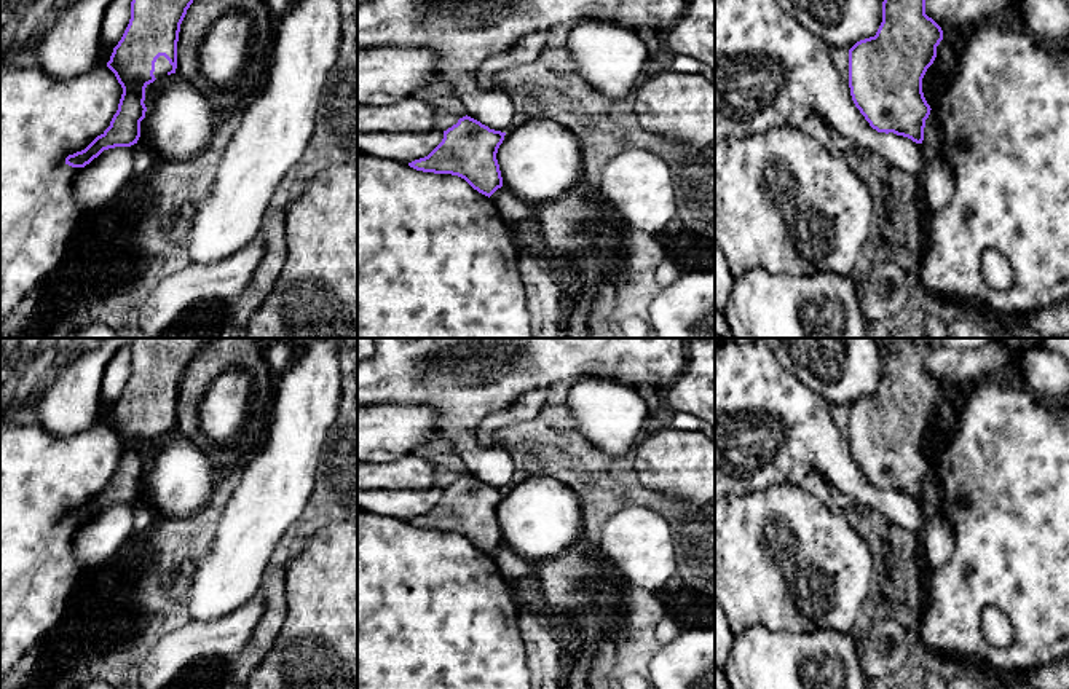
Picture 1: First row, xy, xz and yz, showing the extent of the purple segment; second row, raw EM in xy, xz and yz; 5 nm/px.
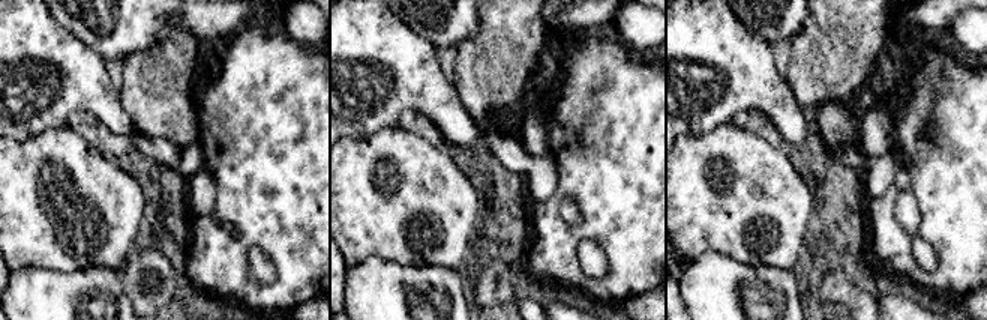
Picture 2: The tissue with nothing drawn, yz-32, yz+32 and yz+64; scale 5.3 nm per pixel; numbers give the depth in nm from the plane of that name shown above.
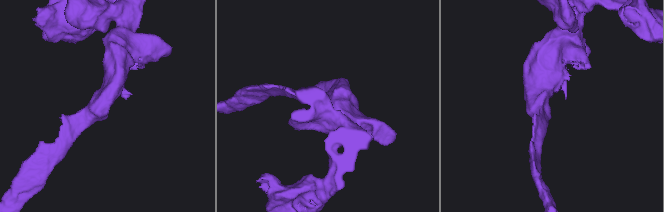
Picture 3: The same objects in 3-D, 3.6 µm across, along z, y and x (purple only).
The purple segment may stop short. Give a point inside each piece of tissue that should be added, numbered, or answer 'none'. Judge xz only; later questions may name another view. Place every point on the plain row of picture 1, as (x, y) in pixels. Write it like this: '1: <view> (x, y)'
none

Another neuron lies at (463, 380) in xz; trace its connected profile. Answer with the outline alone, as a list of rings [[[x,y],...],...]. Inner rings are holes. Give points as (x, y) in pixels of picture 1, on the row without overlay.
[[[375,338],[375,354],[357,362],[357,407],[415,404],[429,407],[445,435],[461,455],[467,474],[490,486],[507,490],[515,472],[511,445],[480,445],[477,429],[491,413],[514,408],[520,399],[541,388],[581,376],[617,378],[629,384],[651,384],[661,392],[683,373],[683,338]]]

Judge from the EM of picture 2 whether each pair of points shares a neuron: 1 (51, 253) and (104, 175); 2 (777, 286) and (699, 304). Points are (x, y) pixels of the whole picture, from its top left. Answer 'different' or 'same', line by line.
1: same
2: same

